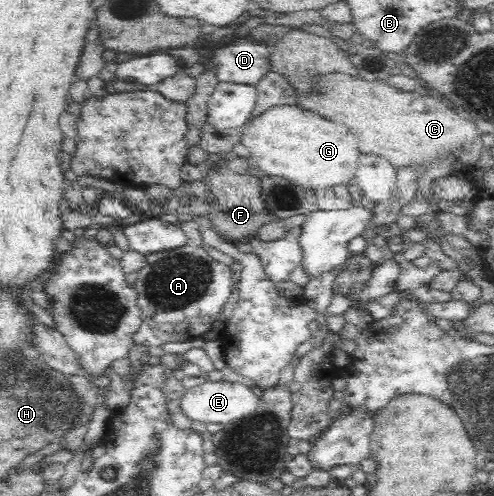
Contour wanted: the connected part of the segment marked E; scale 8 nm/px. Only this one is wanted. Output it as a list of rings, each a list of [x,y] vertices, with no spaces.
[[[207,380],[205,383],[194,386],[190,389],[184,389],[179,395],[179,411],[181,415],[191,421],[191,423],[235,423],[239,418],[250,414],[259,403],[259,399],[254,395],[251,389],[240,383],[229,383],[221,380]]]

